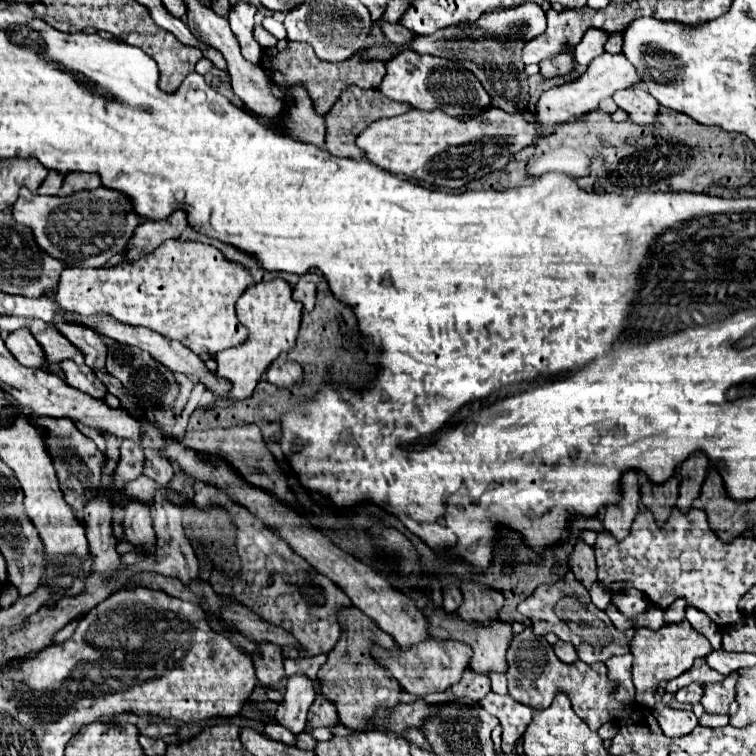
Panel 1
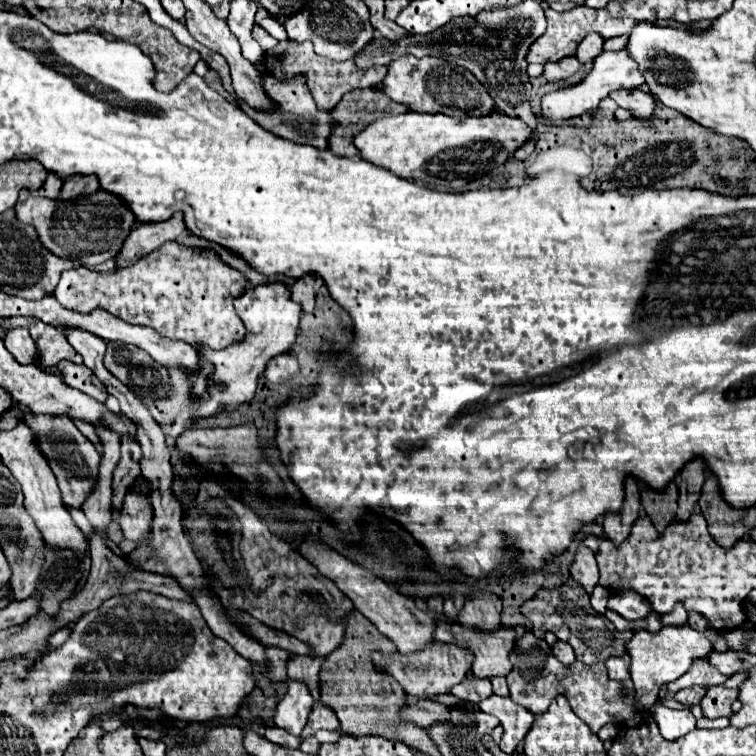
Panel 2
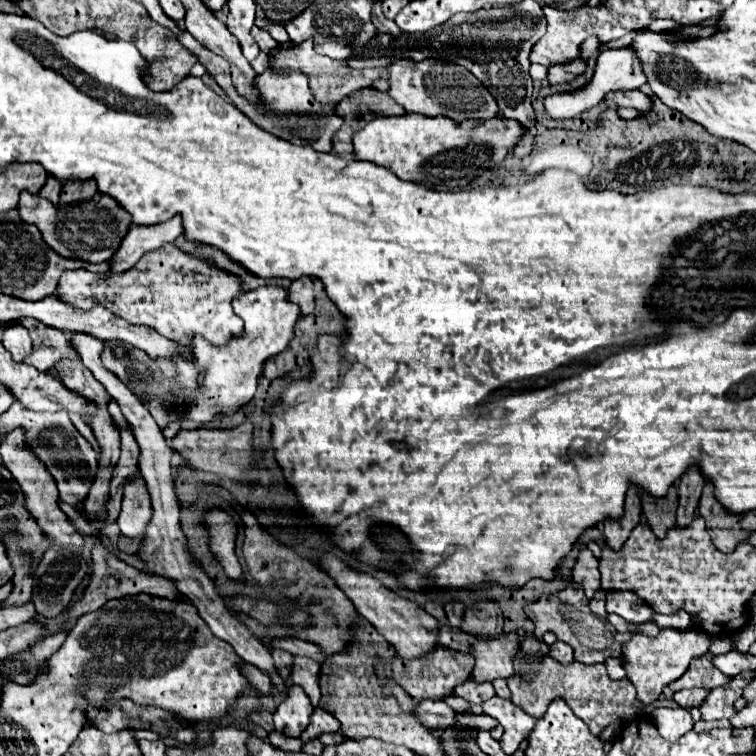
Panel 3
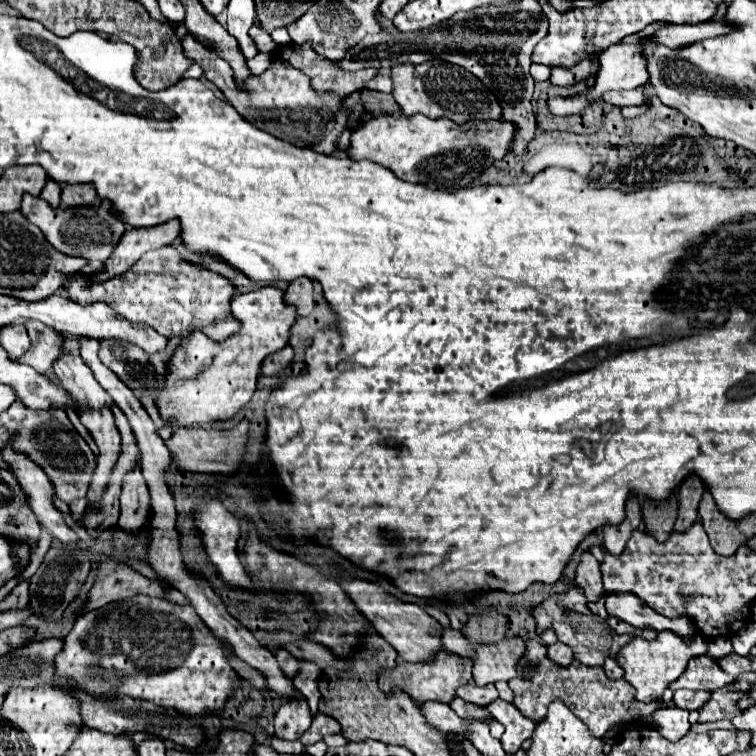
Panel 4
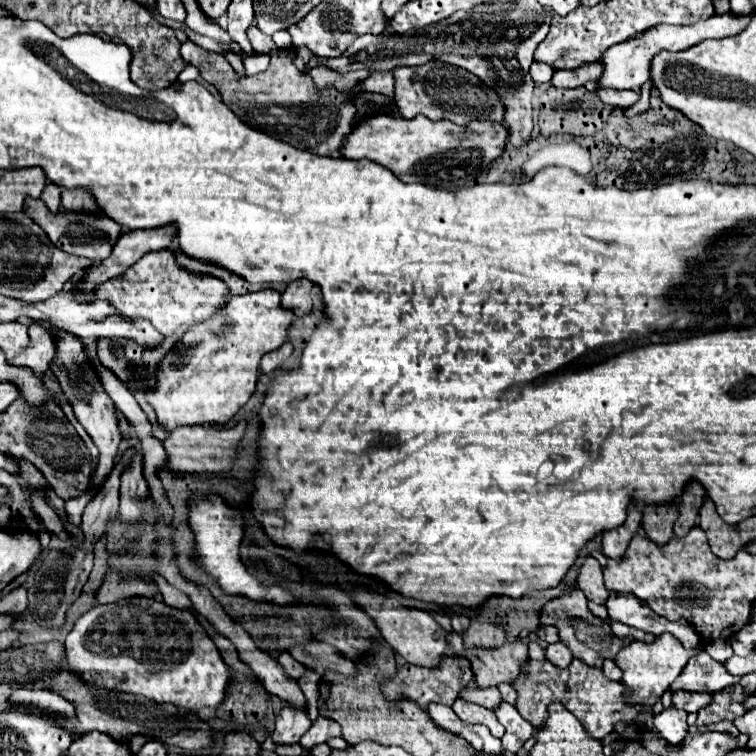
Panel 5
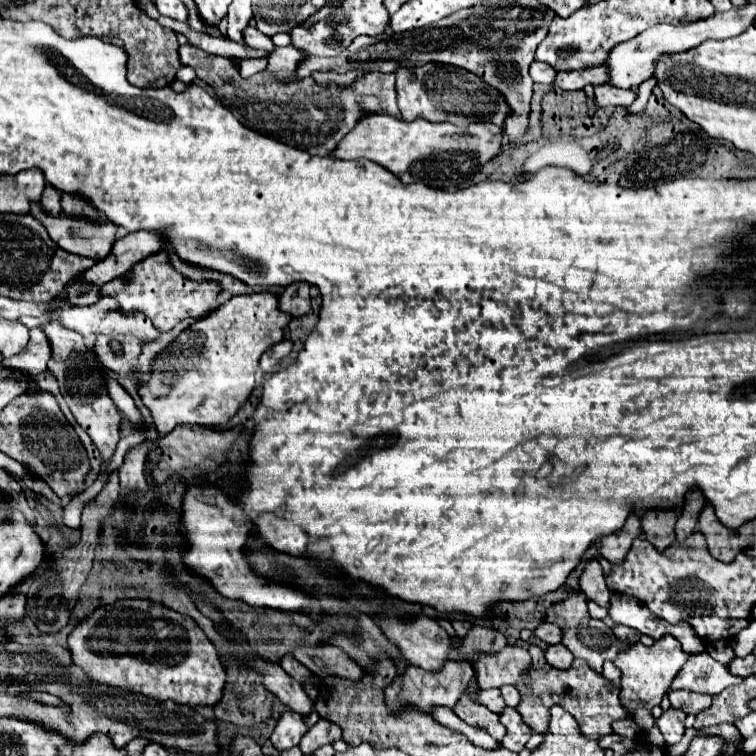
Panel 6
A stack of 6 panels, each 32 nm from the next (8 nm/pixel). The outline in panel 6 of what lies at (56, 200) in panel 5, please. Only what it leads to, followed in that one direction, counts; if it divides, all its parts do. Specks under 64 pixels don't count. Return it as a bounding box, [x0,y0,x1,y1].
[40,184,62,216]

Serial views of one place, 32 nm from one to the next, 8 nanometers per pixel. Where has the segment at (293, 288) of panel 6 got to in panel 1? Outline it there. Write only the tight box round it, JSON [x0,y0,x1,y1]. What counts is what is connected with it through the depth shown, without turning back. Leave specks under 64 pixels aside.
[294,272,320,312]

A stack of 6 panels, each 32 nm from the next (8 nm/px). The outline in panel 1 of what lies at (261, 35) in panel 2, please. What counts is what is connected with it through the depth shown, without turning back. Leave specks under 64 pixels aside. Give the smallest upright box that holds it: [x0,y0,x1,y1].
[254,24,278,48]

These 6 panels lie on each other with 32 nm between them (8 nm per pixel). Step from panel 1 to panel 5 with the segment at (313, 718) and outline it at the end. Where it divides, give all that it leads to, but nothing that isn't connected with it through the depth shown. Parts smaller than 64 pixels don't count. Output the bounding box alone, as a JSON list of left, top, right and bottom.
[300,716,340,750]

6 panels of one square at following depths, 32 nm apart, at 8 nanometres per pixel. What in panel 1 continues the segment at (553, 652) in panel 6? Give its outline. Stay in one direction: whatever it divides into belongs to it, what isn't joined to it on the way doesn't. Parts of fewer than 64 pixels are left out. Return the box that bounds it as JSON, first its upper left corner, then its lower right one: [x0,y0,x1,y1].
[554,640,578,664]

